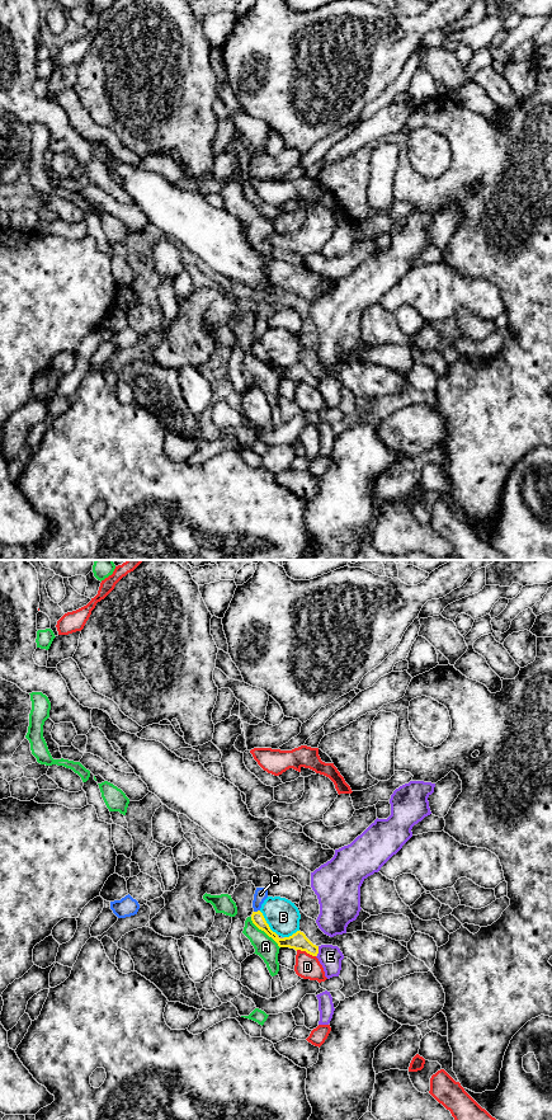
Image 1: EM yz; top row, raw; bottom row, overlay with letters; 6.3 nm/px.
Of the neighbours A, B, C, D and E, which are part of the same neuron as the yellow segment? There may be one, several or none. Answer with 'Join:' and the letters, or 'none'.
Join: none

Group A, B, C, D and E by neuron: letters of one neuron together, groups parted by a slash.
A / B / C / D / E

